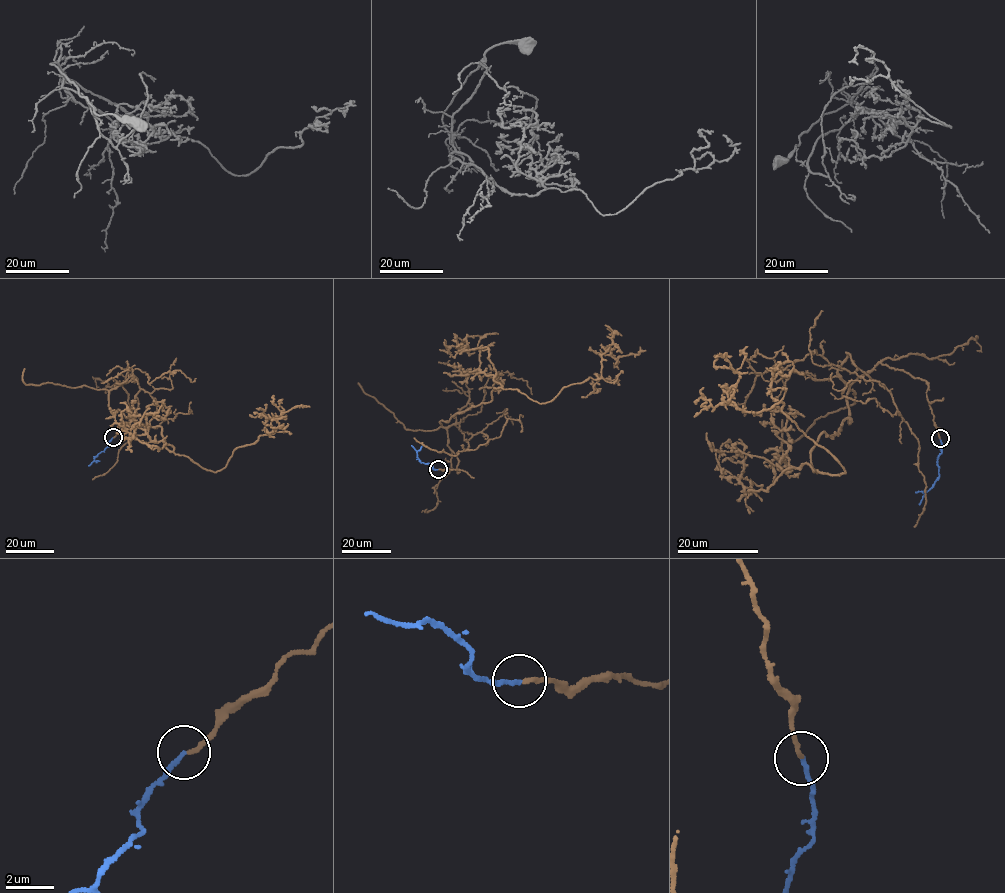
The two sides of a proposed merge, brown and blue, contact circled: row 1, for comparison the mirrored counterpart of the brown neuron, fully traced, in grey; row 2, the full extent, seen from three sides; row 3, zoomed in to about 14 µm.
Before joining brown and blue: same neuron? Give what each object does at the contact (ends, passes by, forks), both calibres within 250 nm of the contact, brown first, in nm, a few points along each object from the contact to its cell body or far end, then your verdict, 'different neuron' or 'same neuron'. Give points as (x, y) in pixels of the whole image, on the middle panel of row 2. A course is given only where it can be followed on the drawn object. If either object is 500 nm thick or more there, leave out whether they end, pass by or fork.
brown ends; blue ends; calibres 180 and 180 nm; course brown (438, 469), (460, 470), (439, 421), (494, 387), (546, 403), (599, 379), (605, 348), (645, 350); course blue (438, 469), (421, 462), (411, 445); same neuron

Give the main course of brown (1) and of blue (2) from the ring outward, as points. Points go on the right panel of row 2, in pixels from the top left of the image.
1: (939, 438), (927, 382), (880, 363), (816, 472), (845, 473), (782, 401), (741, 411), (719, 354)
2: (939, 438), (942, 448), (938, 458), (938, 477), (920, 505)

